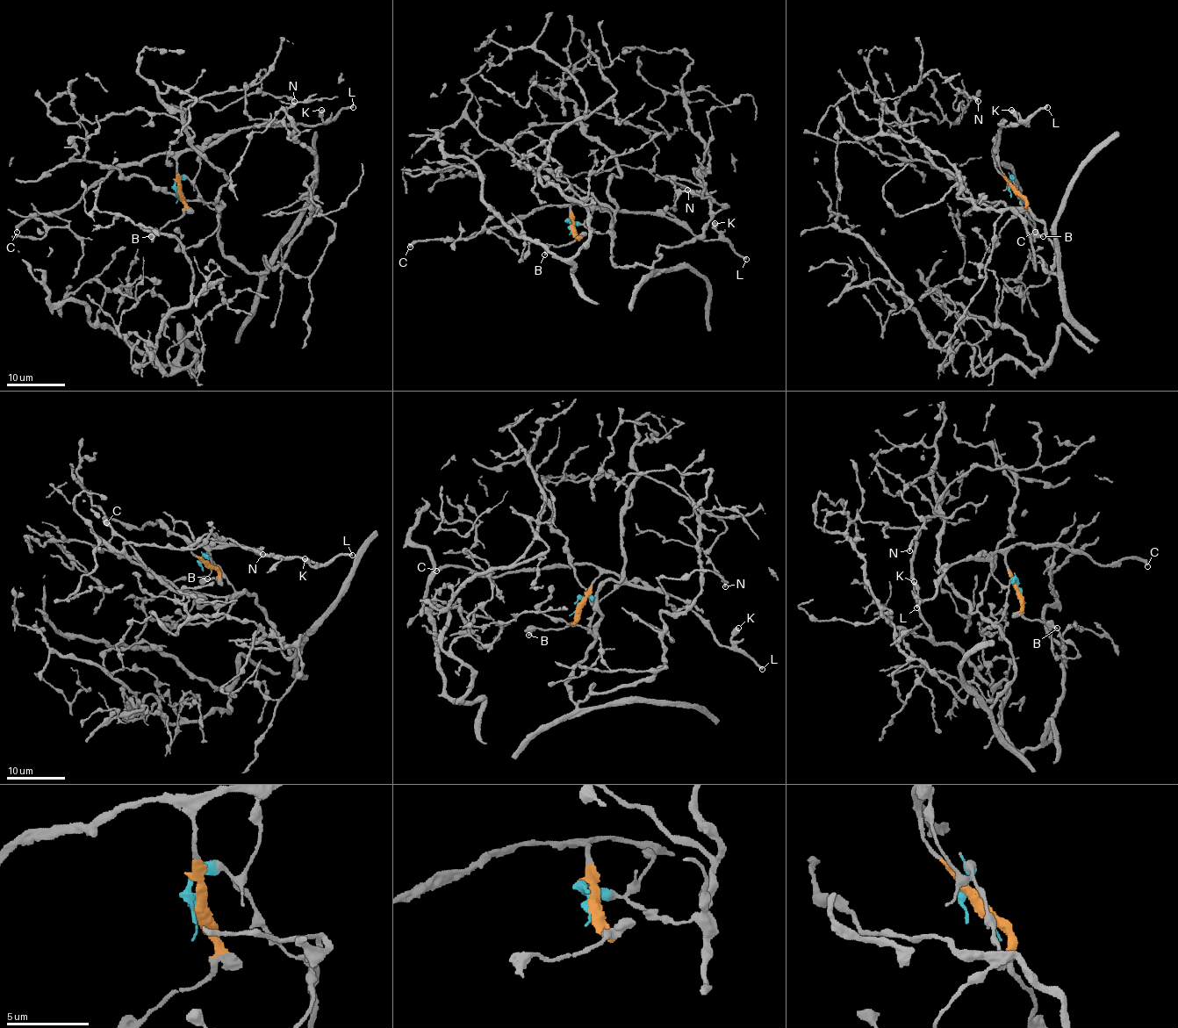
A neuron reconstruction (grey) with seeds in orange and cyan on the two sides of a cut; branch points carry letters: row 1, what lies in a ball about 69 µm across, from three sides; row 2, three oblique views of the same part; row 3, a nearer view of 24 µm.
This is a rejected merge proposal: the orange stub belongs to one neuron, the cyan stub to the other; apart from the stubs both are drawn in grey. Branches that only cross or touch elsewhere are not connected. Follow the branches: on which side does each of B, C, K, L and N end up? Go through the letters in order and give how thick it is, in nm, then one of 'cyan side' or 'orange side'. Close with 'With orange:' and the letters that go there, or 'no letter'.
B: calibre 340 nm; orange side
C: calibre 280 nm; orange side
K: calibre 460 nm; orange side
L: calibre 280 nm; orange side
N: calibre 280 nm; cyan side
With orange: B, C, K, L

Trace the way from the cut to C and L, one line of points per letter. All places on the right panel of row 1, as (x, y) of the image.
C: (1016, 190), (998, 170), (994, 154), (1014, 173), (1021, 190), (1021, 199), (1029, 208), (1029, 223), (1034, 232)
L: (1016, 190), (996, 168), (992, 151), (998, 146), (1001, 126), (1029, 125), (1029, 119), (1040, 109), (1047, 107)

